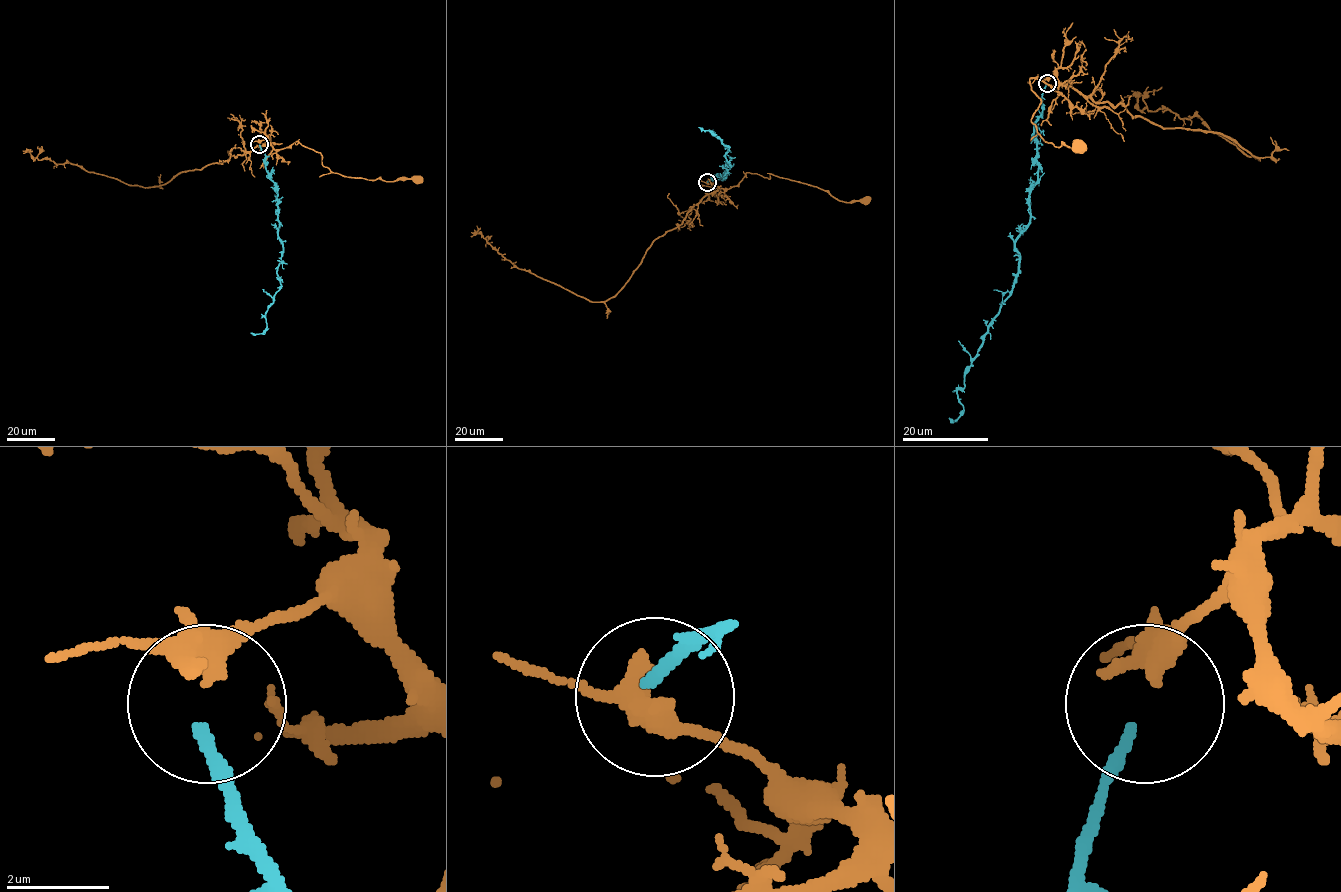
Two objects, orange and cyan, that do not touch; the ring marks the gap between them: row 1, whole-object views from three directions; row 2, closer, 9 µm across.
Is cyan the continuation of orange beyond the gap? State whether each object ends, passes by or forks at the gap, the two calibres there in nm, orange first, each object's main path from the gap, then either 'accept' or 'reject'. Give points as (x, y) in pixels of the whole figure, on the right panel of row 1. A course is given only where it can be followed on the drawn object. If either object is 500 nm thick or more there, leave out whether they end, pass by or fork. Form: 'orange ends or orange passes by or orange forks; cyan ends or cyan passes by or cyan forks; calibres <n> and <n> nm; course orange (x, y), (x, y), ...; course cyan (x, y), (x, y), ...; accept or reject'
orange forks; cyan ends; calibres 320 and 240 nm; course orange (1047, 81), (1054, 74), (1058, 93), (1030, 78), (1041, 102), (1031, 120), (1045, 141), (1079, 147); course cyan (1046, 84), (1034, 132), (1030, 221), (1015, 241), (1016, 282), (957, 391), (963, 412), (949, 418); reject

